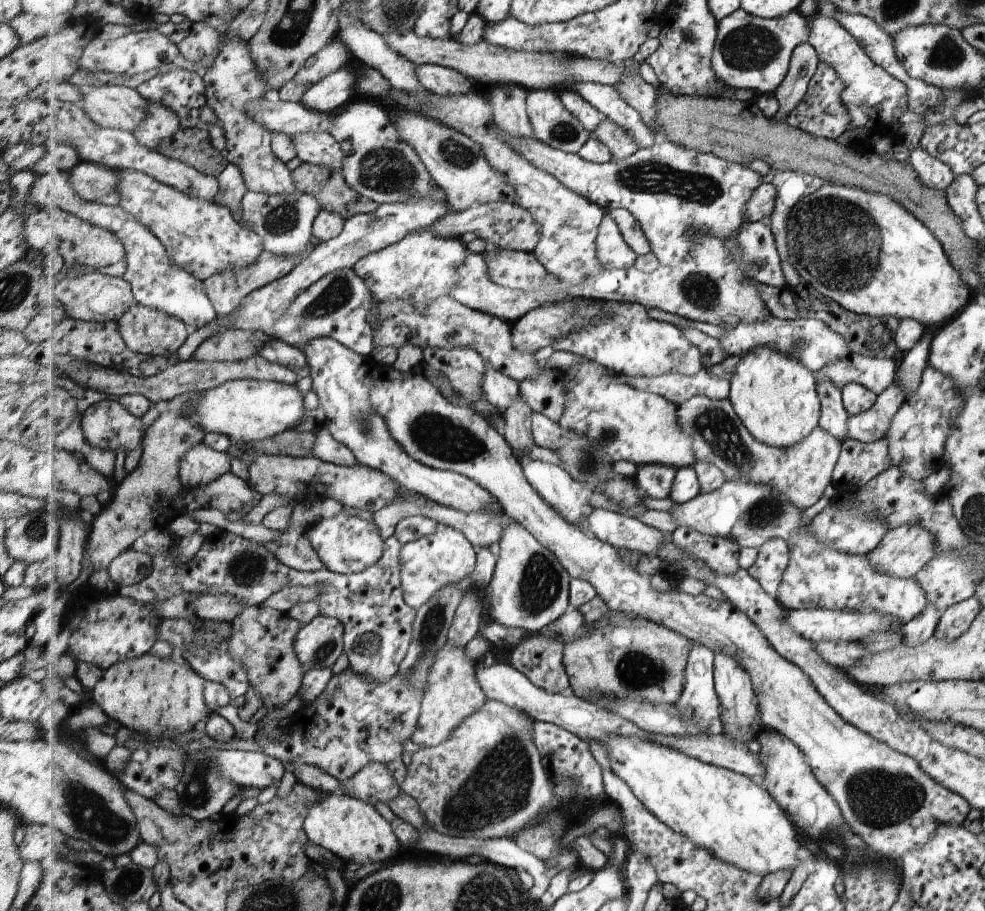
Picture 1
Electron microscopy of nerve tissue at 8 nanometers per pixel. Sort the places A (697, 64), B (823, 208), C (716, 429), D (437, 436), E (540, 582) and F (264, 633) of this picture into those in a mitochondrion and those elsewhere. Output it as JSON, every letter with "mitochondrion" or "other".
{"A":"mitochondrion","B":"mitochondrion","C":"mitochondrion","D":"mitochondrion","E":"mitochondrion","F":"other"}

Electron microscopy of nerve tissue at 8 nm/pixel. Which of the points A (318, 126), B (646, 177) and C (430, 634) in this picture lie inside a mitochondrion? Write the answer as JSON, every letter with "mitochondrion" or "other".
{"A":"other","B":"mitochondrion","C":"mitochondrion"}

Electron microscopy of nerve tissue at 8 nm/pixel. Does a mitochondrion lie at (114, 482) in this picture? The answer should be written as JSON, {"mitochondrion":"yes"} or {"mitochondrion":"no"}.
{"mitochondrion":"no"}

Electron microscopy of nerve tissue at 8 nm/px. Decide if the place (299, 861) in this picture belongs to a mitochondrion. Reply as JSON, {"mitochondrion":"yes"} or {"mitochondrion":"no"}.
{"mitochondrion":"no"}

